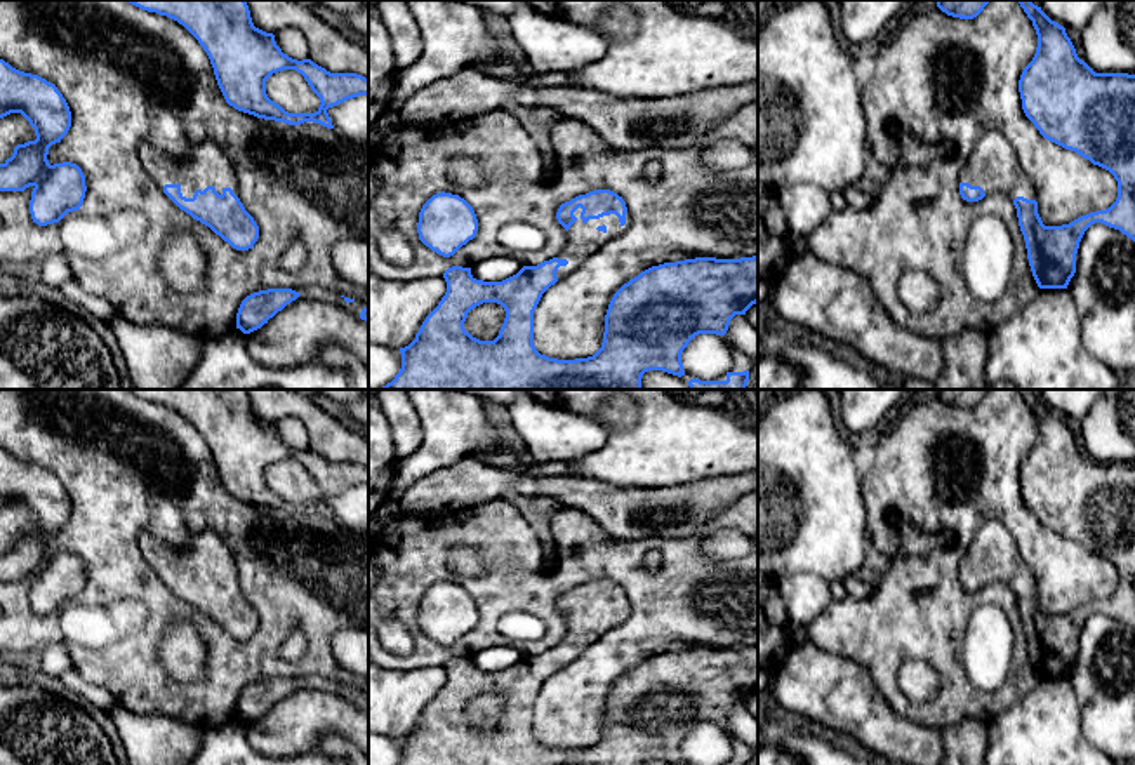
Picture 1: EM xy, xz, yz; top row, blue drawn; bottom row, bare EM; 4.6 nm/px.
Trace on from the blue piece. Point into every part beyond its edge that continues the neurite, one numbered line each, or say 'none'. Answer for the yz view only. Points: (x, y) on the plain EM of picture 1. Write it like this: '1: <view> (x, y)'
1: yz (991, 553)

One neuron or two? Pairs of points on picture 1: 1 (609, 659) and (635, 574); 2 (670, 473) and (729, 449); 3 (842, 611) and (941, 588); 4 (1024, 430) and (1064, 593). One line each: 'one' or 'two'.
1: one
2: one
3: one
4: one

